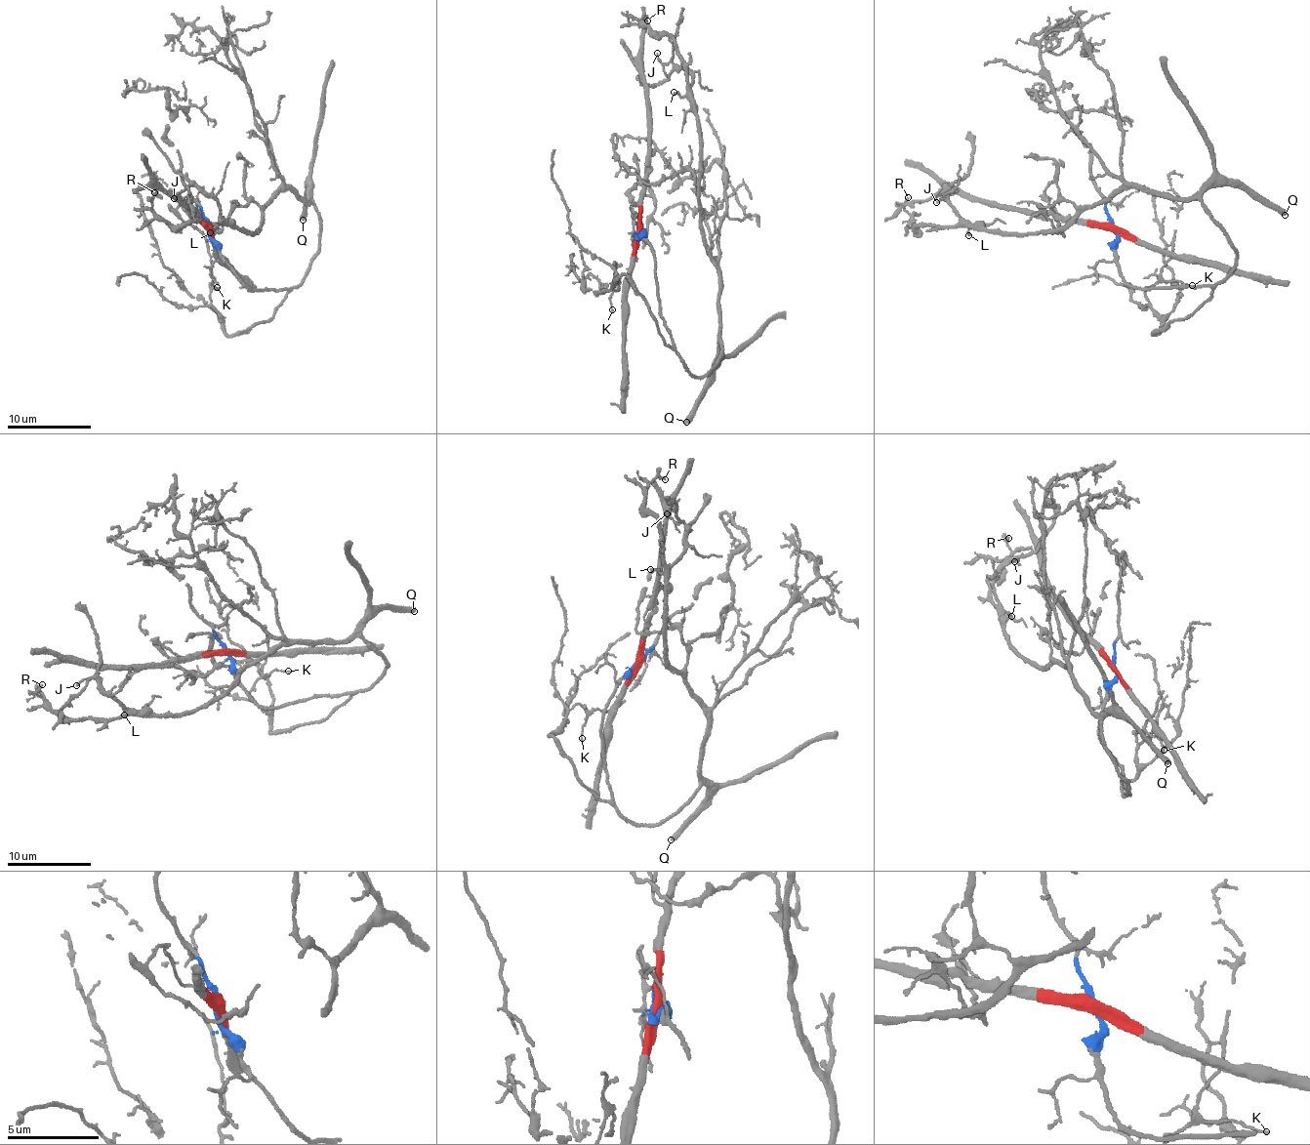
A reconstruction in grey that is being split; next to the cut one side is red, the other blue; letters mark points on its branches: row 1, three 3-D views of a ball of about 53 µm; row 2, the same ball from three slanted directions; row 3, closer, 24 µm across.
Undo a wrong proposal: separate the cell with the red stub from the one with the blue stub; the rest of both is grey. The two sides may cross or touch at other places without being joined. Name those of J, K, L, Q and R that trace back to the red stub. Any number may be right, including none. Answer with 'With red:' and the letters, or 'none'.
With red: none

